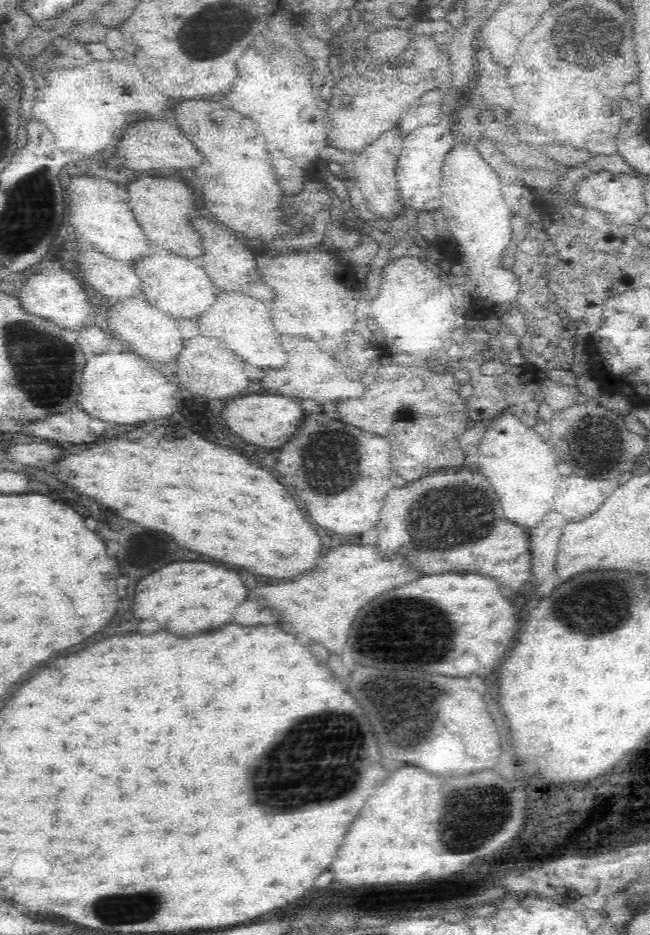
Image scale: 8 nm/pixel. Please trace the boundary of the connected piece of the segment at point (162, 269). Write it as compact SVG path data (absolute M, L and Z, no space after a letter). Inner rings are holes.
M160 250L158 254L154 252L150 260L142 260L142 264L136 266L136 274L141 280L143 299L148 300L160 312L168 312L168 316L172 318L182 318L182 320L198 318L218 298L212 280L200 266L178 256L170 256L168 250Z

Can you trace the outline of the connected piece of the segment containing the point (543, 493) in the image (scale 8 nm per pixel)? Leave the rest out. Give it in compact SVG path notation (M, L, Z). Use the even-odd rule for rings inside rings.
M506 413L482 428L478 458L482 468L480 472L498 496L506 520L528 530L534 528L544 518L544 514L552 510L560 474L556 470L556 460L550 454L550 446L546 446L548 441L545 430L528 429L516 416Z

